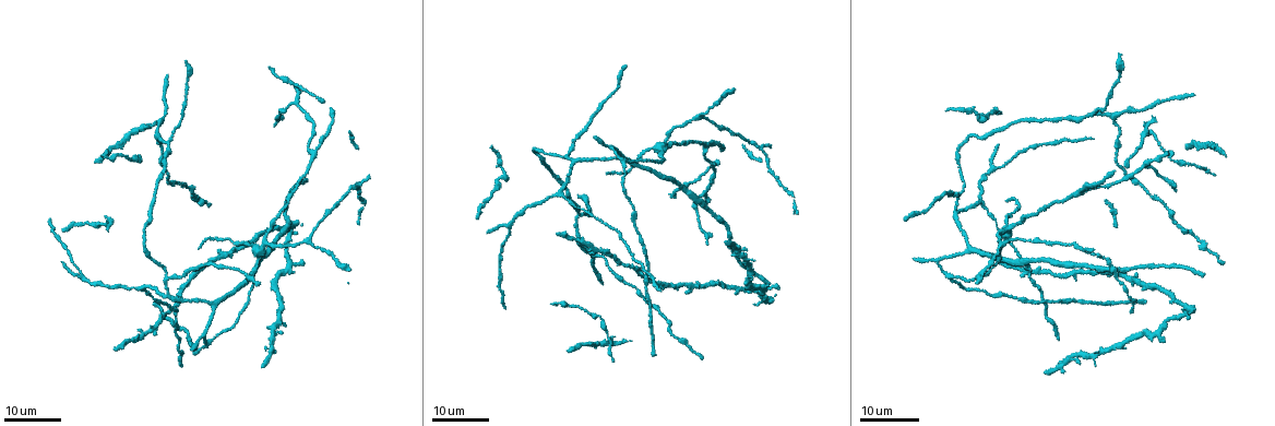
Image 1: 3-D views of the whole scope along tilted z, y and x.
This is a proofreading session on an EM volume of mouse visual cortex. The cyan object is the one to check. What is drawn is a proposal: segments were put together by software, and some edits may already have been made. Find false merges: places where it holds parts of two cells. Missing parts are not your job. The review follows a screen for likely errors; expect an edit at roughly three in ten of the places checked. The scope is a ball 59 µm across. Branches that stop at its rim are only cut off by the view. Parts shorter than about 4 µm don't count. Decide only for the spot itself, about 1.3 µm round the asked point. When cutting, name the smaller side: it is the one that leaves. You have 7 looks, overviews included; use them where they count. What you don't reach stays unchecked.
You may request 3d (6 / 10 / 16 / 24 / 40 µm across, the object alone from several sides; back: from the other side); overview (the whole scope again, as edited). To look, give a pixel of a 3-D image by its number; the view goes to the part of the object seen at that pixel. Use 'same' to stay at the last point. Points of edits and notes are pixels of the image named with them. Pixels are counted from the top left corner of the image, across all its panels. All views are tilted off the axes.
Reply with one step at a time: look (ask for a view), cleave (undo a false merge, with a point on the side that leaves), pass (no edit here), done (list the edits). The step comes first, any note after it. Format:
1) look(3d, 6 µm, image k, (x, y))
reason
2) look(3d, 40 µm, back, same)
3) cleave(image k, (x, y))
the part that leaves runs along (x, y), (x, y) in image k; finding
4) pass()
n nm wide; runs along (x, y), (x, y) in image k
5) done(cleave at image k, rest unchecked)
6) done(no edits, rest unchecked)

look(3d, 16 µm, image 1, (312, 150))
three-way junction

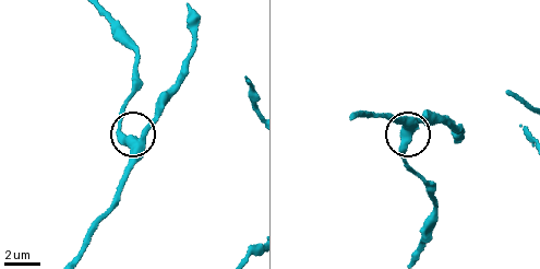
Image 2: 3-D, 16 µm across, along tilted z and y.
look(3d, 10 µm, image 2, (130, 140))

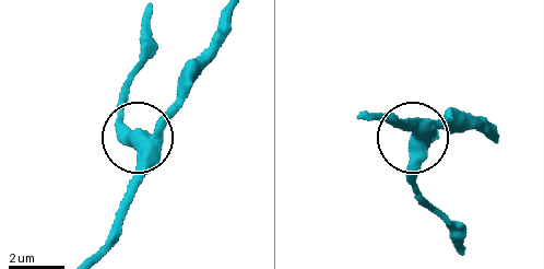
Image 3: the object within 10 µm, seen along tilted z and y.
pass()
runs along (103, 248), (142, 141), (187, 92) in image 3; one cell here

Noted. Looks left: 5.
look(3d, 16 µm, image 1, (626, 281))

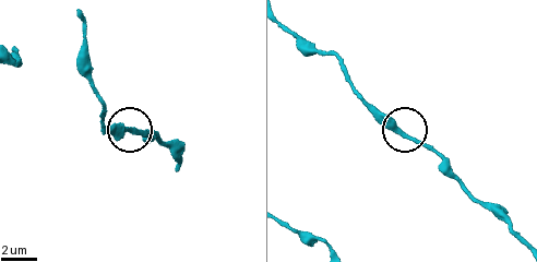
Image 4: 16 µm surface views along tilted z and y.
look(3d, 6 µm, image 4, (403, 137))

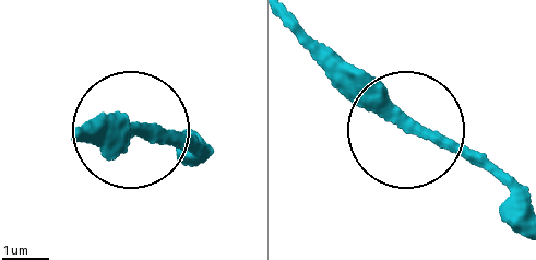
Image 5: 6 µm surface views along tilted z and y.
look(3d, 6 µm, back, image 5, (409, 124))

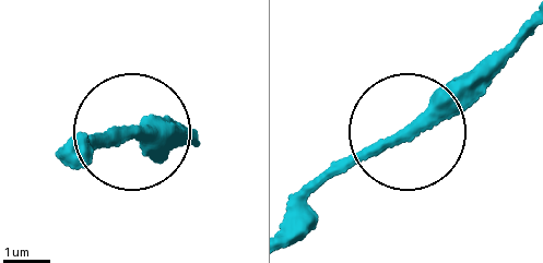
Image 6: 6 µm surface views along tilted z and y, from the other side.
pass()
250 nm wide; runs along (526, 21), (402, 131), (307, 196) in image 6; one cell here

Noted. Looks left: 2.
look(3d, 16 µm, image 1, (1116, 119))

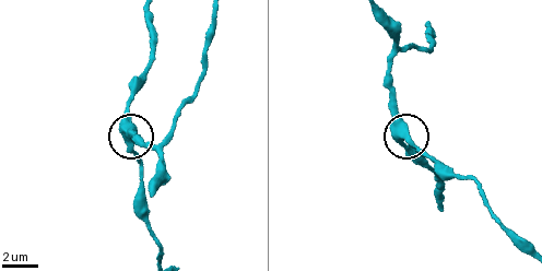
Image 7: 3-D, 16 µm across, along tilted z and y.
look(3d, 10 µm, image 7, (129, 141))
closer look

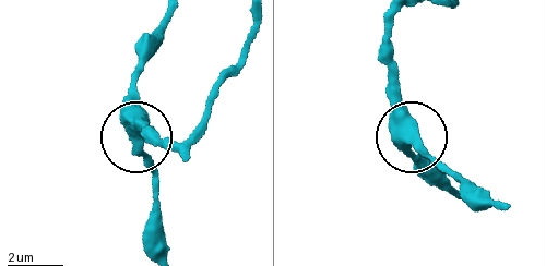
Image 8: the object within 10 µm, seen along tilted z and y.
pass()
continuous, no second cell

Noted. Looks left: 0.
done(no edits, rest unchecked)

